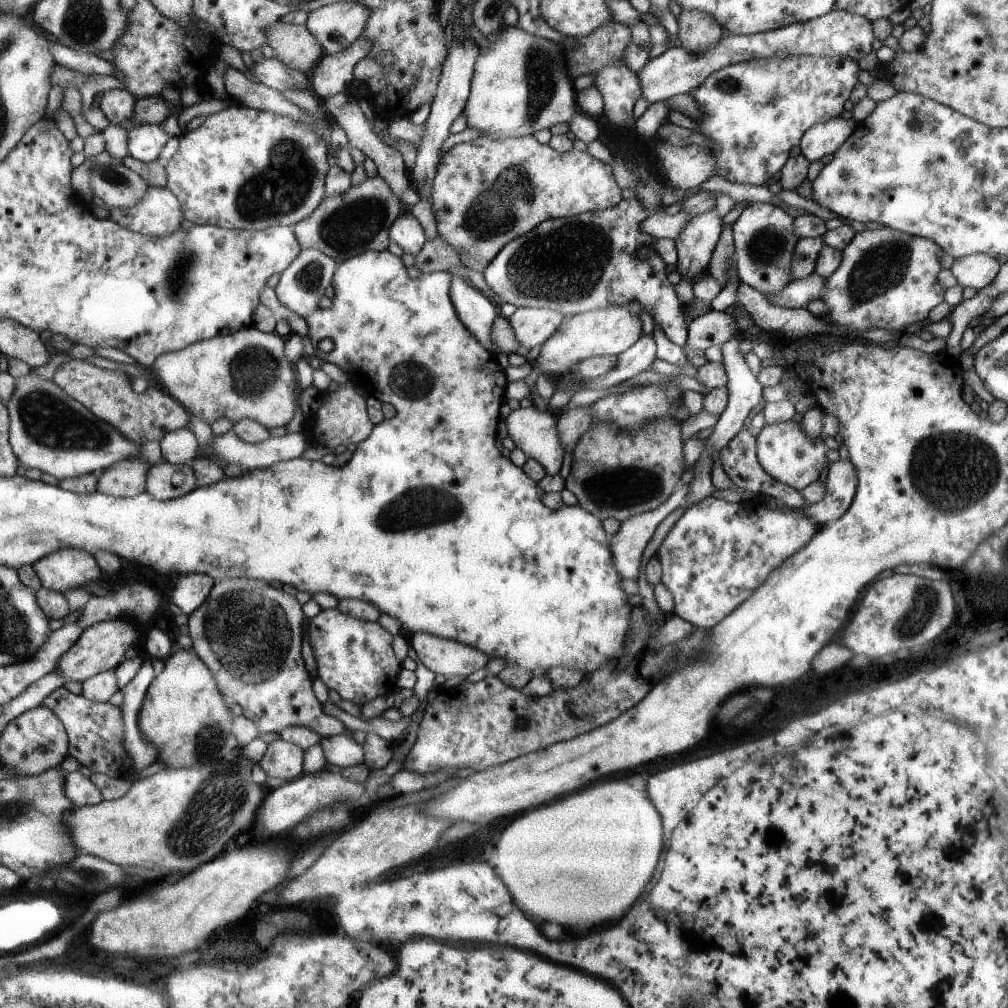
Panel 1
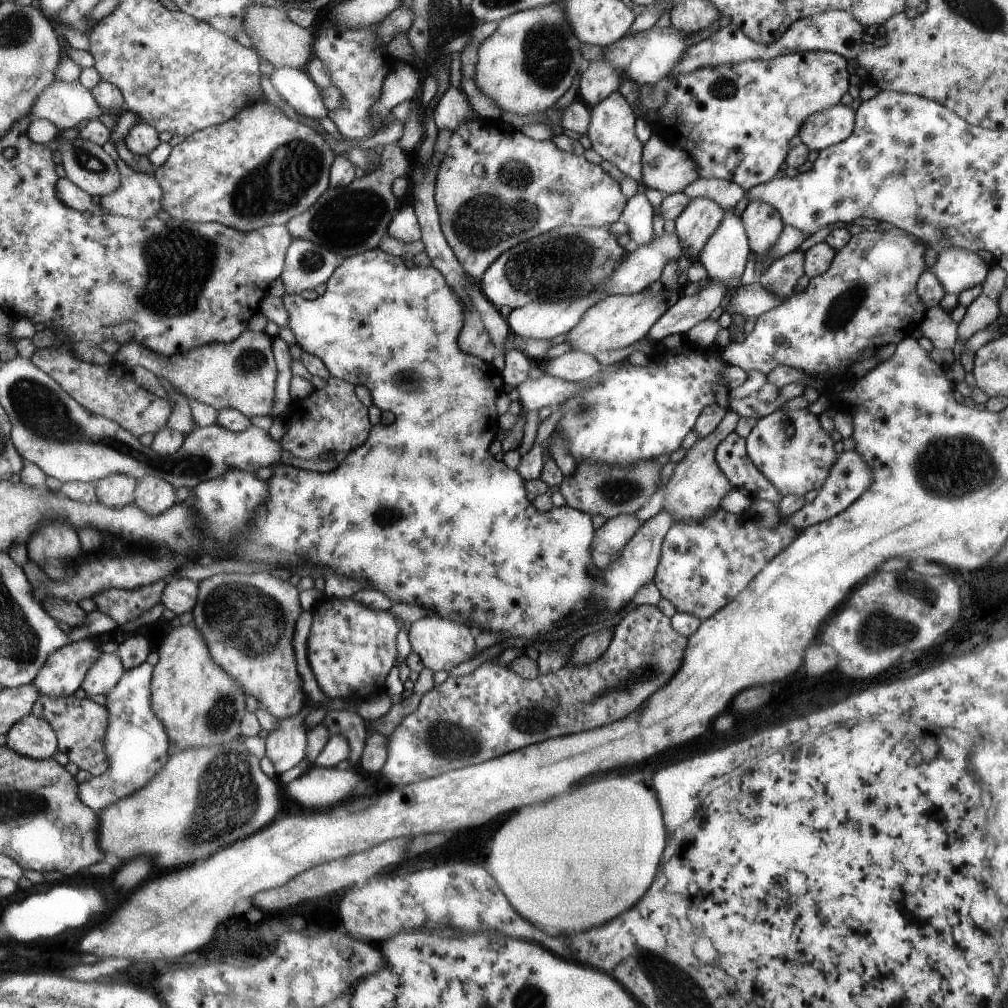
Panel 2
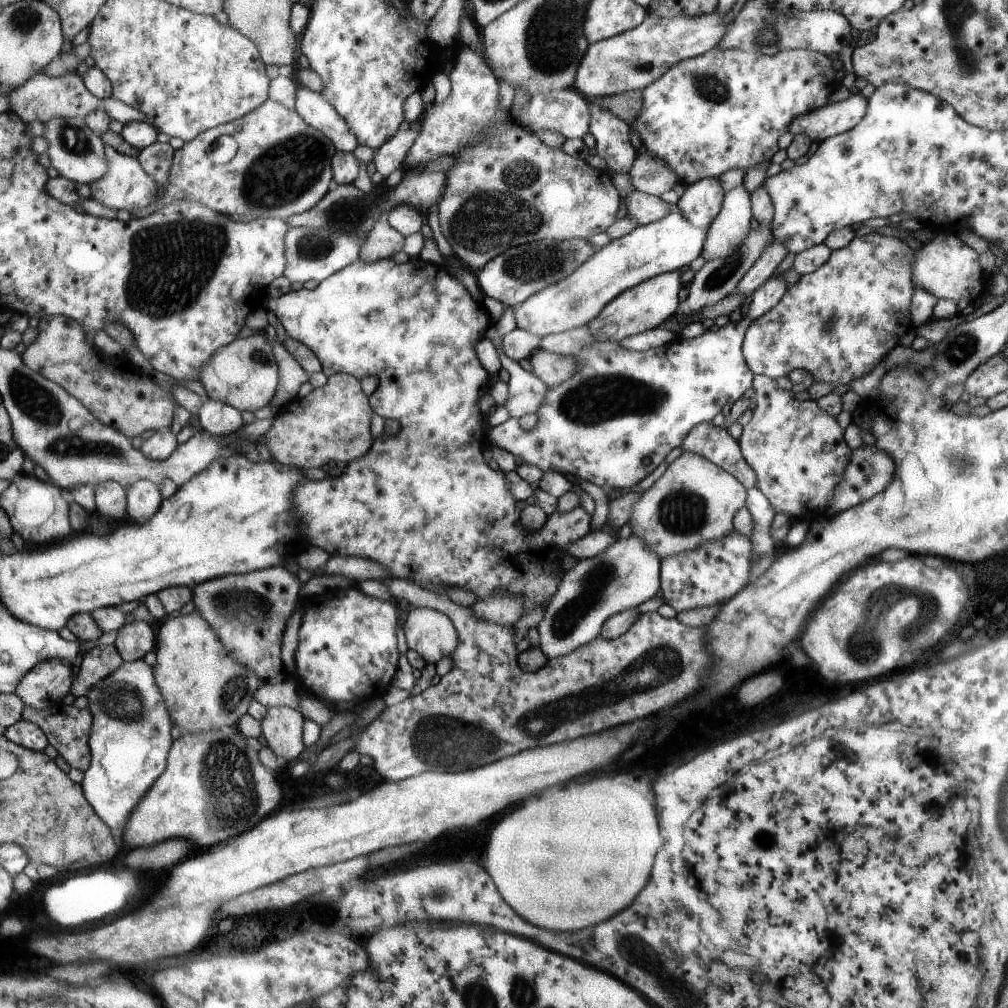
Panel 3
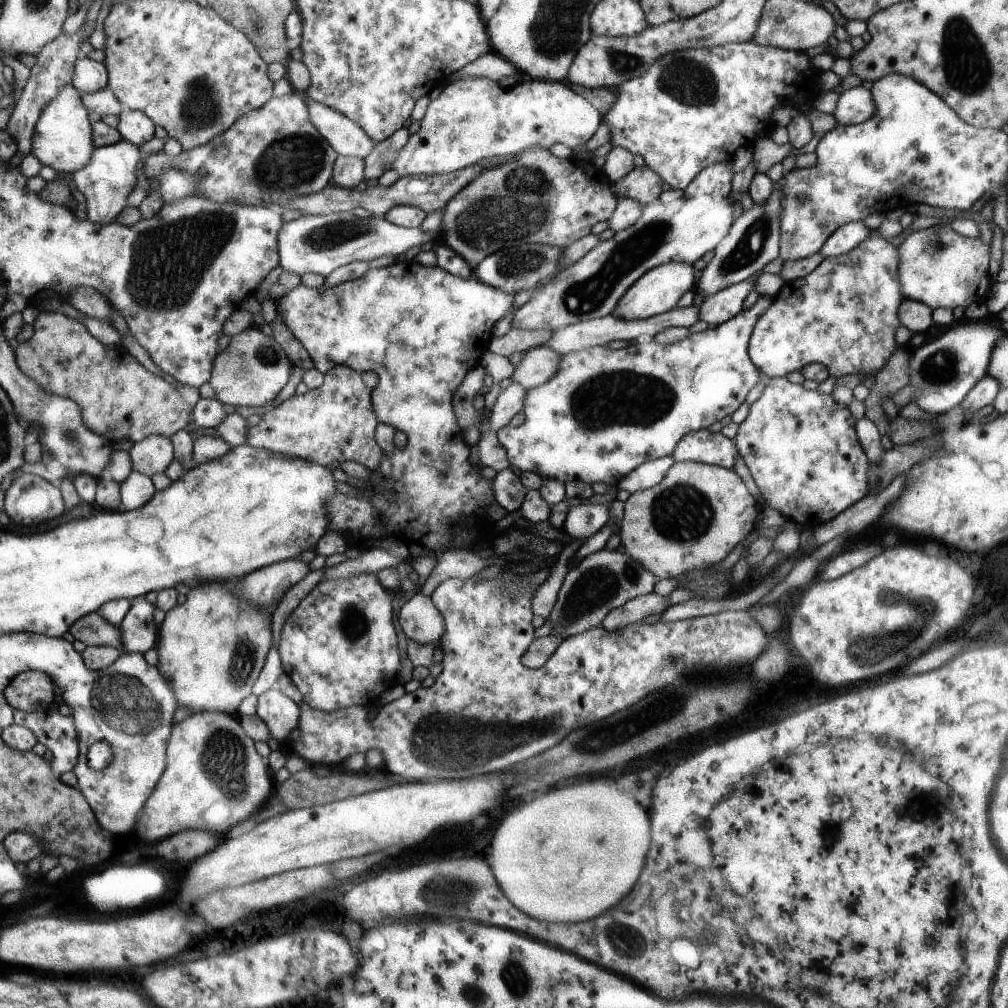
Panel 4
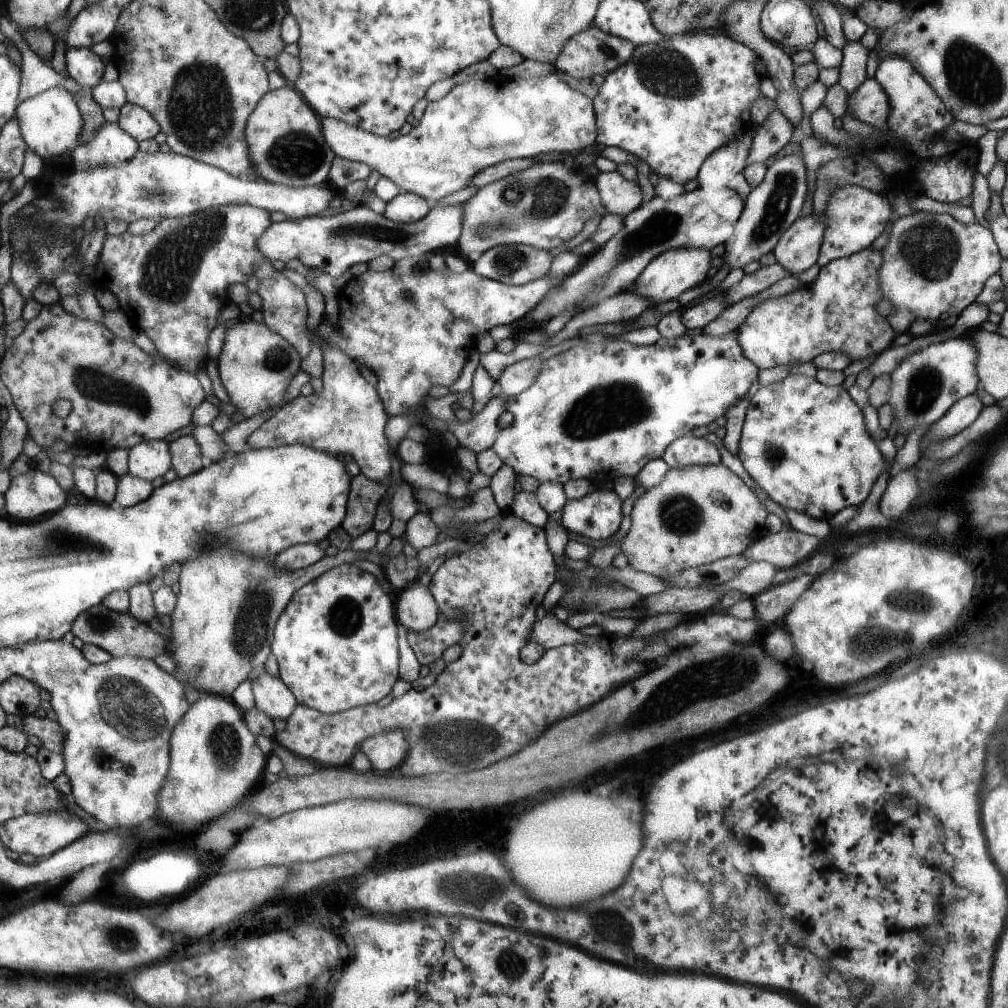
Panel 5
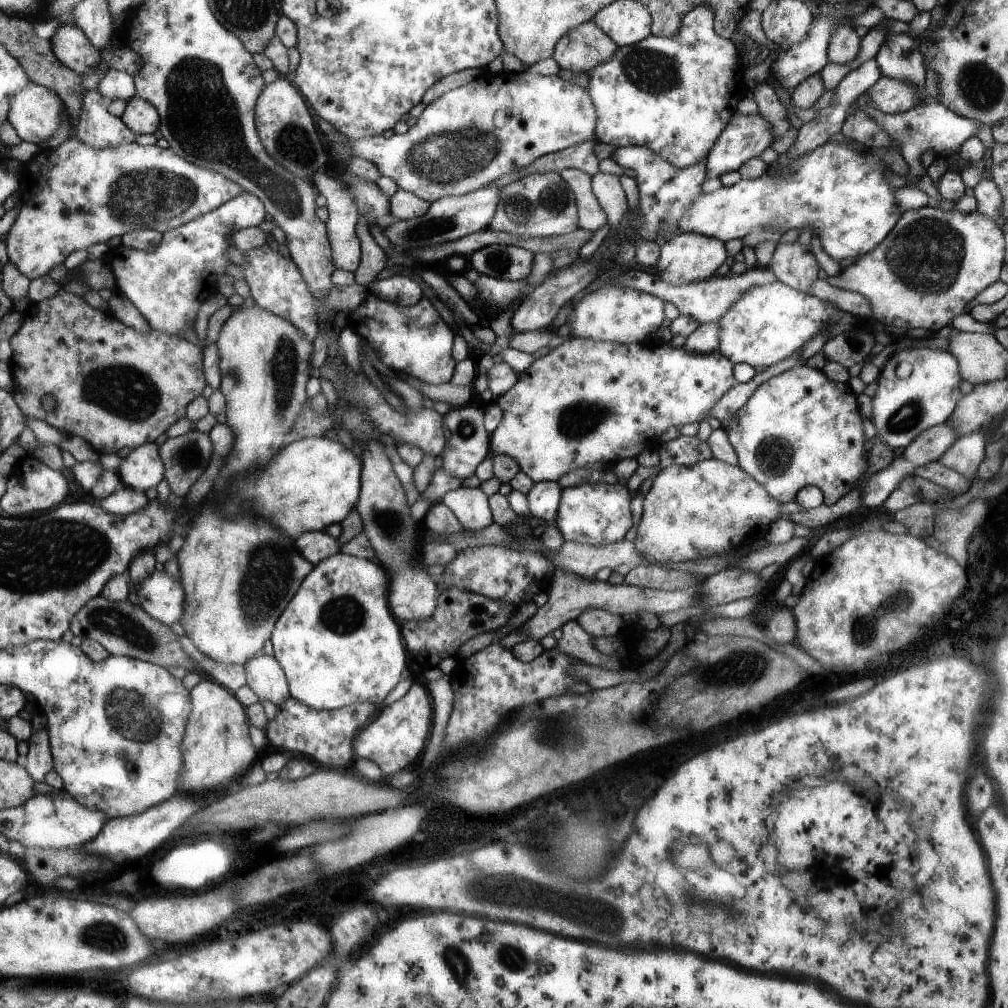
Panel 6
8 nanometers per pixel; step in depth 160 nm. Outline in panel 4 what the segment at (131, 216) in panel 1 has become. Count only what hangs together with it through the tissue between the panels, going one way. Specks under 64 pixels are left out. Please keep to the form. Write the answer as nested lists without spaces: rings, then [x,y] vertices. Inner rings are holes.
[[[127,139],[117,144],[97,147],[86,167],[71,176],[77,190],[87,199],[86,217],[93,222],[106,225],[116,220],[117,215],[127,206],[127,198],[137,184],[137,168],[141,162],[139,146]]]

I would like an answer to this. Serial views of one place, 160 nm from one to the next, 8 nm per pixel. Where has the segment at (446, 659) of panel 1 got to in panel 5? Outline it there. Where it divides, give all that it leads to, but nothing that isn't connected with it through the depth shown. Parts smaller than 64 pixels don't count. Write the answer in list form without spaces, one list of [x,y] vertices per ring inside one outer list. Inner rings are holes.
[[[415,585],[398,590],[396,615],[409,630],[423,632],[437,624],[440,606],[429,586]]]

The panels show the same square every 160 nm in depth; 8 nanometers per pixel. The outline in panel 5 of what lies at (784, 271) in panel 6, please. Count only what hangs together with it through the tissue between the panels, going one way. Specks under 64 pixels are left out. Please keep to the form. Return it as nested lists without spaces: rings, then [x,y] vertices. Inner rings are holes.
[[[823,213],[797,217],[771,248],[776,262],[793,276],[807,270],[819,256],[825,225]]]

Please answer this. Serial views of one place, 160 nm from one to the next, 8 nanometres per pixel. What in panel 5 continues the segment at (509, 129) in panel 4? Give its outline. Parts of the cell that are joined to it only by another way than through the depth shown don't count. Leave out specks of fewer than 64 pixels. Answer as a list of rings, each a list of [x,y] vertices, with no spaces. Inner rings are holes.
[[[551,71],[548,75],[543,77],[531,77],[523,79],[508,79],[497,76],[494,79],[487,79],[484,81],[470,80],[460,85],[454,86],[452,91],[438,101],[431,101],[427,104],[426,110],[420,119],[420,123],[409,132],[408,135],[401,135],[394,140],[391,138],[382,137],[375,133],[369,132],[360,126],[355,126],[345,122],[338,118],[324,118],[323,128],[324,135],[327,142],[332,146],[332,149],[336,152],[337,156],[357,161],[358,163],[365,163],[372,166],[373,170],[376,170],[383,177],[389,177],[394,180],[400,187],[403,193],[413,193],[417,196],[429,199],[433,203],[439,202],[443,197],[447,197],[454,192],[460,191],[465,187],[475,183],[475,176],[480,170],[487,168],[488,166],[497,164],[505,159],[524,159],[525,157],[531,158],[536,154],[545,154],[548,152],[553,154],[554,152],[577,152],[586,146],[589,146],[596,140],[596,113],[592,107],[592,99],[582,95],[579,91],[574,91],[572,87],[563,81],[563,78],[555,71]]]

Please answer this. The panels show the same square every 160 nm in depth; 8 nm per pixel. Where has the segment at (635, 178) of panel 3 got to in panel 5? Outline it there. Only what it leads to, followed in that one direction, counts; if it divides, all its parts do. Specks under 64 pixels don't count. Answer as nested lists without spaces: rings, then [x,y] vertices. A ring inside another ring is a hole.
[[[599,171],[594,179],[605,212],[624,217],[642,203],[643,194],[637,182],[628,181],[617,171]]]

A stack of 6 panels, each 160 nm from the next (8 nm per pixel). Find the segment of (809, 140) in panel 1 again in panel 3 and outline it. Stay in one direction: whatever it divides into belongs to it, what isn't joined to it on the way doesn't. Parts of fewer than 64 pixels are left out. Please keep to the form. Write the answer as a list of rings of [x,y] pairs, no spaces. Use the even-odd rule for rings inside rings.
[[[856,89],[851,91],[843,101],[825,104],[820,109],[809,111],[795,118],[788,126],[788,131],[792,135],[804,134],[810,139],[815,138],[816,142],[820,143],[827,137],[851,130],[865,114],[866,106],[866,100],[858,94]]]

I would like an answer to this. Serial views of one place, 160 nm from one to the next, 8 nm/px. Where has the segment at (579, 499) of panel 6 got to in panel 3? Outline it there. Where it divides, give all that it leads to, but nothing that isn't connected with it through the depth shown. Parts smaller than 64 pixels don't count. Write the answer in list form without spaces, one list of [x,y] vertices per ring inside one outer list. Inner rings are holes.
[[[421,256],[409,258],[406,263],[397,264],[391,258],[381,259],[377,262],[366,263],[359,258],[350,265],[347,265],[339,272],[332,274],[323,282],[320,282],[312,290],[301,289],[300,291],[289,291],[275,300],[273,308],[275,315],[284,327],[286,336],[297,339],[305,343],[323,363],[325,376],[347,373],[356,376],[359,380],[367,376],[375,376],[378,379],[377,388],[371,395],[371,403],[375,414],[382,415],[385,419],[397,419],[401,423],[401,430],[398,435],[378,436],[375,438],[373,450],[356,461],[351,461],[336,477],[326,477],[321,480],[308,480],[304,485],[299,486],[295,492],[296,509],[302,521],[302,536],[309,538],[309,544],[324,546],[329,556],[357,556],[369,559],[381,564],[388,569],[395,578],[403,580],[404,583],[419,585],[428,591],[445,595],[447,586],[457,586],[463,590],[471,590],[476,594],[477,599],[488,597],[491,593],[515,593],[522,595],[522,614],[525,609],[532,607],[547,606],[556,593],[556,588],[560,585],[565,570],[560,566],[560,559],[566,554],[566,546],[583,538],[591,528],[590,514],[582,507],[571,509],[569,512],[560,513],[555,510],[546,516],[544,524],[534,535],[523,530],[523,526],[517,524],[517,508],[515,499],[508,487],[508,481],[499,468],[491,470],[483,458],[481,452],[477,450],[477,442],[485,438],[485,422],[479,416],[477,410],[477,400],[489,390],[489,377],[487,371],[481,366],[477,358],[476,342],[484,336],[487,327],[492,324],[492,320],[485,313],[483,304],[479,304],[472,292],[460,282],[449,268],[443,265],[424,261]]]

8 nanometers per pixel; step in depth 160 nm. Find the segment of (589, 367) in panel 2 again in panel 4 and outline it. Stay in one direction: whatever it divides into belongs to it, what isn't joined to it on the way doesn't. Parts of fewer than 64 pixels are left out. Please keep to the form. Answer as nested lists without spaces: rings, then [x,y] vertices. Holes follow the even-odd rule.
[[[546,344],[530,348],[514,367],[511,382],[520,384],[526,390],[539,386],[555,374],[560,358],[561,355],[553,352]]]

